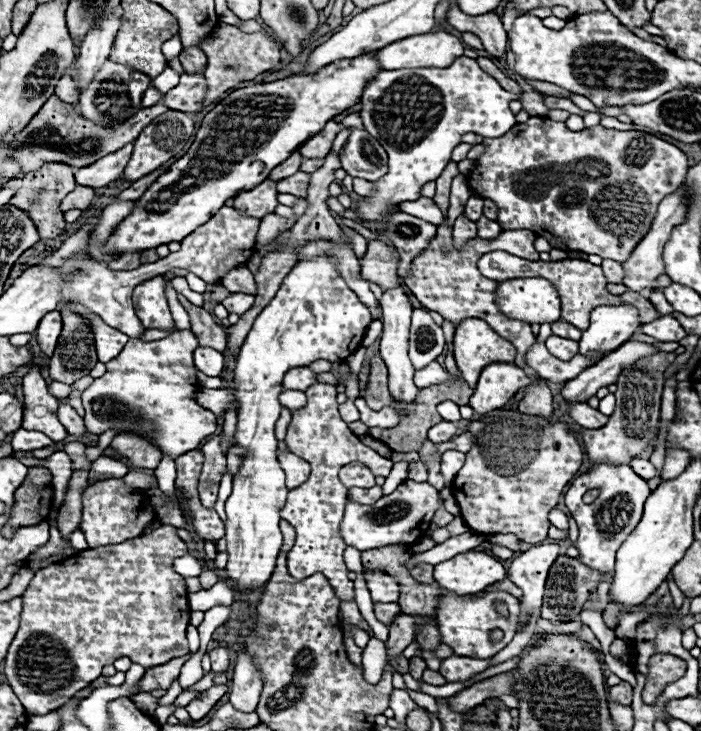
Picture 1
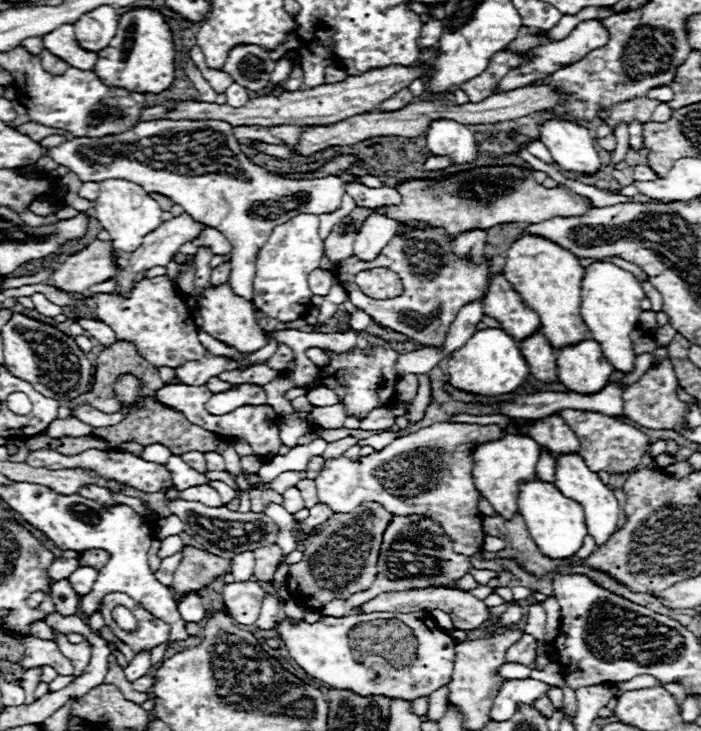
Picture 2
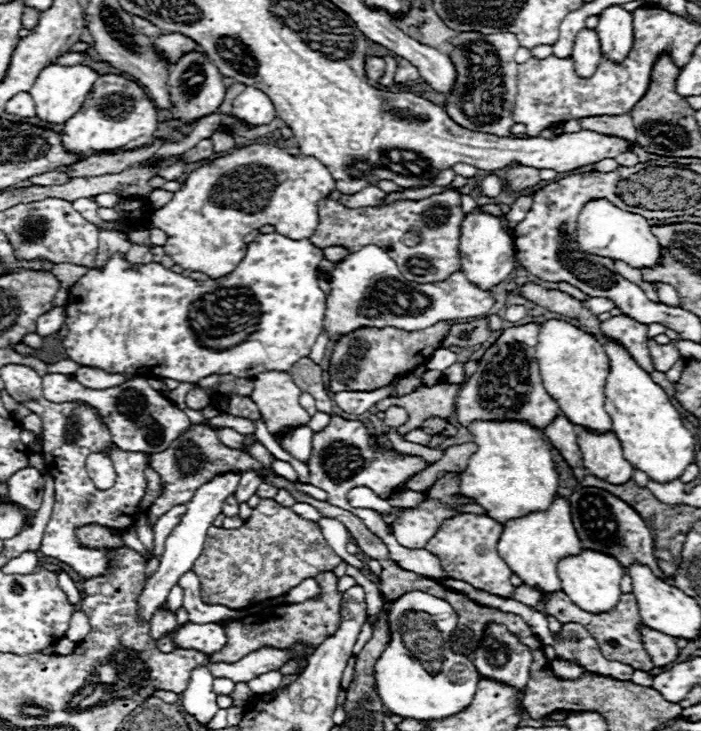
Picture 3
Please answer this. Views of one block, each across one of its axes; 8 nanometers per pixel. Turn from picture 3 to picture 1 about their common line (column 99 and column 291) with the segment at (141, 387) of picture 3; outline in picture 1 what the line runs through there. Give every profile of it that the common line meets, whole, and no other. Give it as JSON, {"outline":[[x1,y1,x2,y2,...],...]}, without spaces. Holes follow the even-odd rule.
{"outline":[[284,390,284,392,280,394,280,402,282,402,282,406,286,406,286,408,290,408,290,410,296,410,296,408,304,406,306,396,304,396,304,392,300,392,300,390]]}

